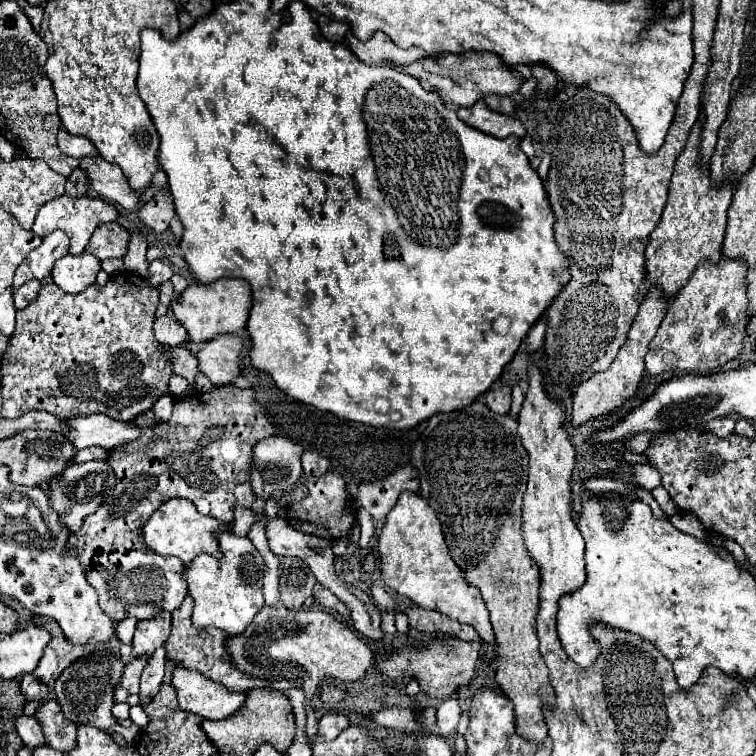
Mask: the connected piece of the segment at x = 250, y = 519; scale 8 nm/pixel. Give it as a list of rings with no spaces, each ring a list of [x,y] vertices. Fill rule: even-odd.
[[[237,507],[235,509],[235,519],[237,519],[237,525],[231,529],[235,535],[239,535],[239,537],[243,537],[243,535],[247,535],[249,533],[249,529],[251,529],[251,525],[259,519],[251,509],[243,509],[243,507]]]

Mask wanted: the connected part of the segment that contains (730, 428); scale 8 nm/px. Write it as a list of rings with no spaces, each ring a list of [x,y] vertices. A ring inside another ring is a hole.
[[[731,417],[713,419],[707,423],[707,431],[711,431],[717,437],[729,437],[735,431],[735,419],[731,419]]]

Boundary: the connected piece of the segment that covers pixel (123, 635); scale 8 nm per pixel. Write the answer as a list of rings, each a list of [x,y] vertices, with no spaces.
[[[137,619],[119,621],[119,623],[117,623],[117,631],[115,631],[117,639],[119,639],[121,643],[131,645],[131,639],[133,639],[133,633],[135,633],[135,625],[137,625]]]

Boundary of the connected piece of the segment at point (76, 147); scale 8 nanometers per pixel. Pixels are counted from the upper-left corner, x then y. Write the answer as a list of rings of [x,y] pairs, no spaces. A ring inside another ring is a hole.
[[[59,129],[59,133],[57,133],[57,145],[59,145],[59,149],[65,155],[75,157],[75,159],[97,157],[97,149],[93,147],[93,143],[89,143],[89,139],[85,139],[85,137],[73,137],[65,129]]]

